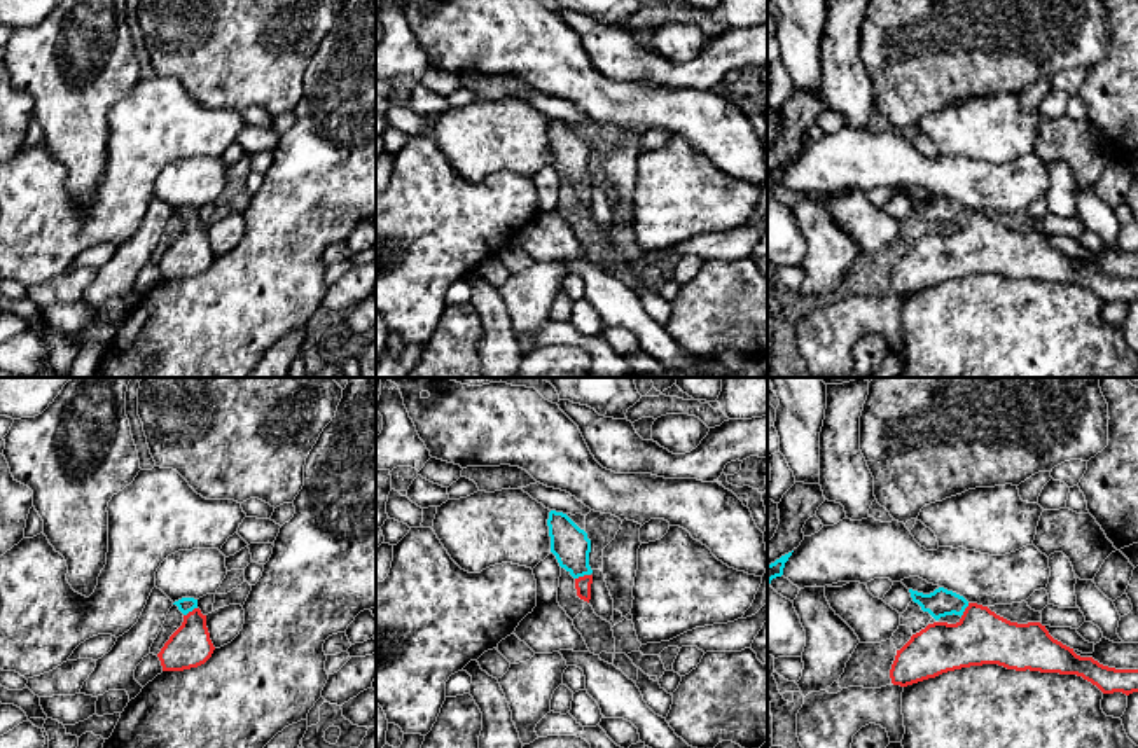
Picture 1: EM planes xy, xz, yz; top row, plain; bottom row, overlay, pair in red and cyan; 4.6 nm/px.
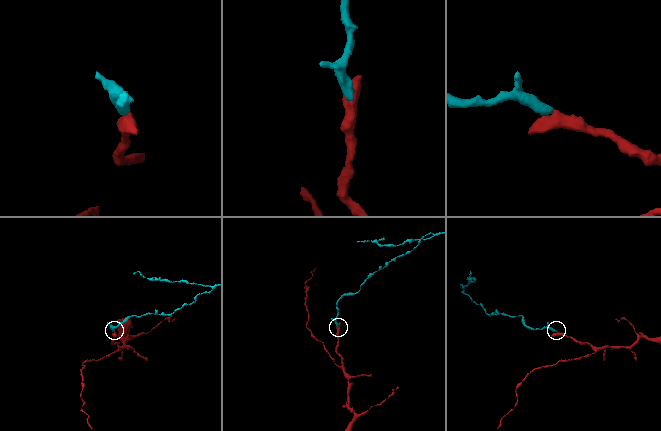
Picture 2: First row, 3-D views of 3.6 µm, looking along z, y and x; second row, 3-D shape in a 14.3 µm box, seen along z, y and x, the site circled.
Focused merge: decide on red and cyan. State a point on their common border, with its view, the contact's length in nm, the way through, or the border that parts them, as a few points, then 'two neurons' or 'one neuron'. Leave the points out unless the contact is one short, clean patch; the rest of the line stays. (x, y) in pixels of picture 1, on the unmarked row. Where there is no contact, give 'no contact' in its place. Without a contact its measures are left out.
contact xz (584, 184); length 80 nm; way xz (582, 193), (584, 184), (570, 154); one neuron

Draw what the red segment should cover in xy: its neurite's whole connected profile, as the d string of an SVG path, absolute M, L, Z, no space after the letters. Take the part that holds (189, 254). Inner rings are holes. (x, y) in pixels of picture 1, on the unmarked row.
M182 206L173 213L184 222L184 231L157 262L163 280L198 276L215 259L206 236L206 224L201 222L194 206Z

